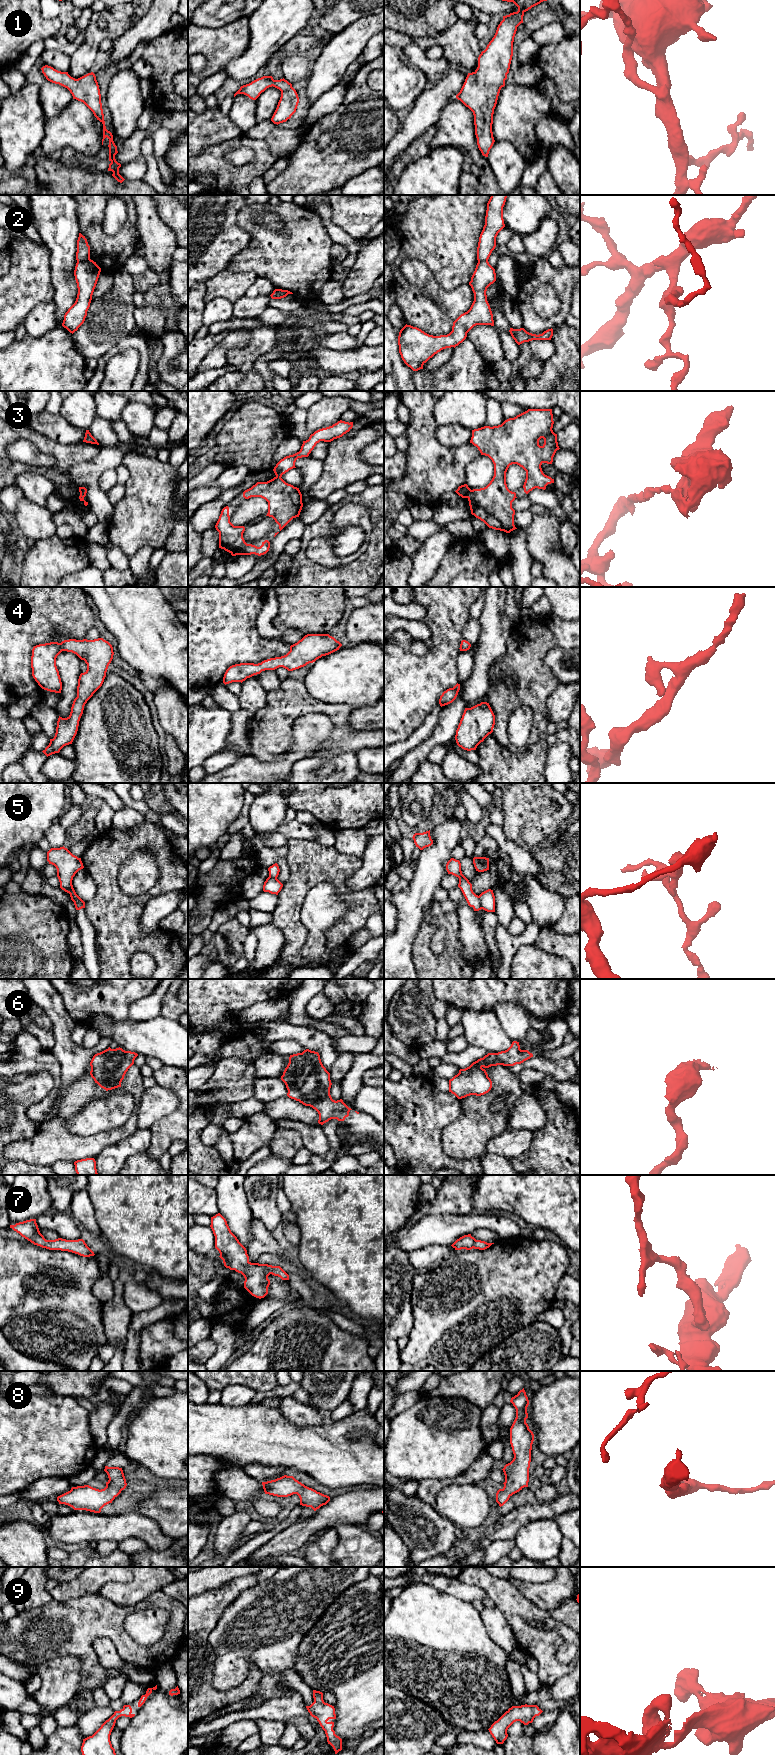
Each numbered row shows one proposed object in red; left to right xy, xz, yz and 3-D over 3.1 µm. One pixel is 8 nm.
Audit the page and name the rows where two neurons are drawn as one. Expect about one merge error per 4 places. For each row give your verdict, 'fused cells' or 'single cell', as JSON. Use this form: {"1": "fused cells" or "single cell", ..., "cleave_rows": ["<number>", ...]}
{"1": "single cell", "2": "fused cells", "3": "fused cells", "4": "single cell", "5": "fused cells", "6": "single cell", "7": "single cell", "8": "single cell", "9": "single cell", "cleave_rows": ["2", "3", "5"]}

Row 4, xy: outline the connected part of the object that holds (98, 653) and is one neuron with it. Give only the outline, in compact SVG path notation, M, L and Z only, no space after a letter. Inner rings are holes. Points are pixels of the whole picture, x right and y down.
M103 638L69 639L61 643L36 645L32 649L31 656L32 676L44 690L61 693L62 682L56 666L56 658L62 651L72 652L84 660L87 670L79 676L77 697L73 701L70 715L67 718L59 716L55 736L42 751L47 757L59 753L64 746L72 744L84 706L102 686L114 655L112 645Z

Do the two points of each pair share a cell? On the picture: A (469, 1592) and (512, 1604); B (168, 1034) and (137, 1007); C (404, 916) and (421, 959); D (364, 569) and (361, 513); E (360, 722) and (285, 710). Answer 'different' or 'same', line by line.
A: different
B: different
C: different
D: different
E: different

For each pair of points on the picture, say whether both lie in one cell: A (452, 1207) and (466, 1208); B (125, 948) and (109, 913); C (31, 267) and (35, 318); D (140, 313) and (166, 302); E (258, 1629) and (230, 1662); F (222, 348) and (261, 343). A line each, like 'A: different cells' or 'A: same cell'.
A: same cell
B: same cell
C: different cells
D: same cell
E: same cell
F: different cells

